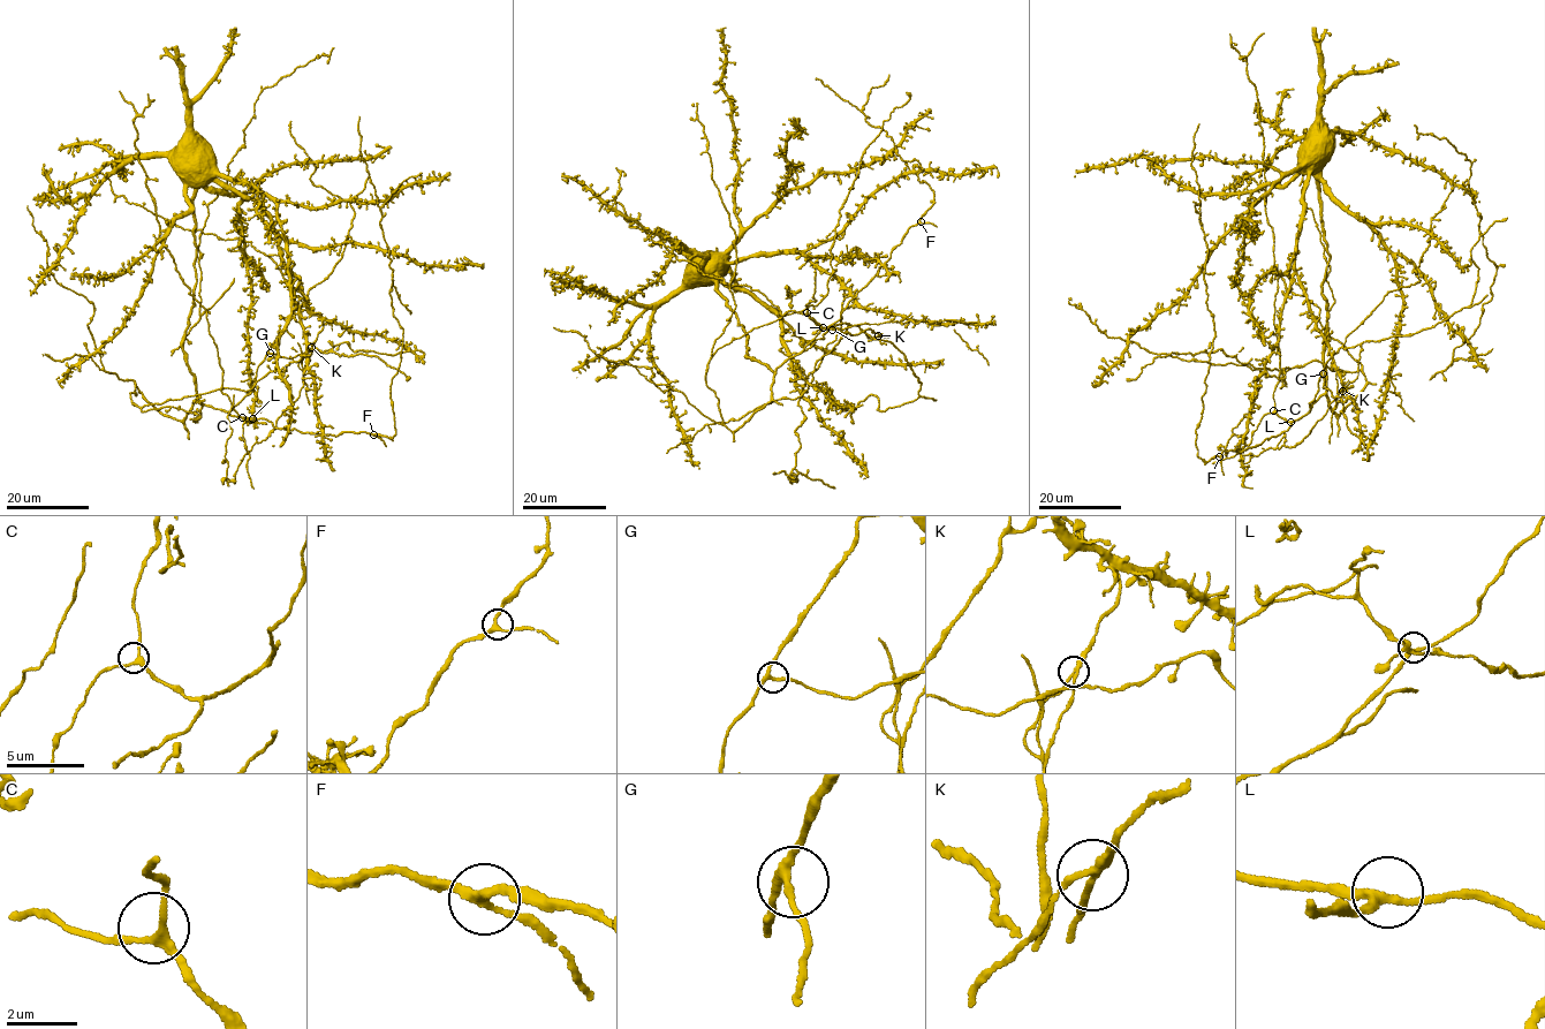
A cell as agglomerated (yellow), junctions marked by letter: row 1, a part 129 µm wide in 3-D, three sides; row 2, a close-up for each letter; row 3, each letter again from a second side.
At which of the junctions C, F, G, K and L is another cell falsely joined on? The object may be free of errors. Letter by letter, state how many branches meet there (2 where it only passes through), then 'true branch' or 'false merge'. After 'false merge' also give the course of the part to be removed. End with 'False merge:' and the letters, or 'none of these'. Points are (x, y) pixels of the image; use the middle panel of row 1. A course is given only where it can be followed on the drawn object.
C: 3 | true branch
F: 3 | true branch
G: 3 | true branch
K: 3 | false merge | (878, 335), (868, 340), (873, 338), (886, 345)
L: 3 | true branch
False merge: K

